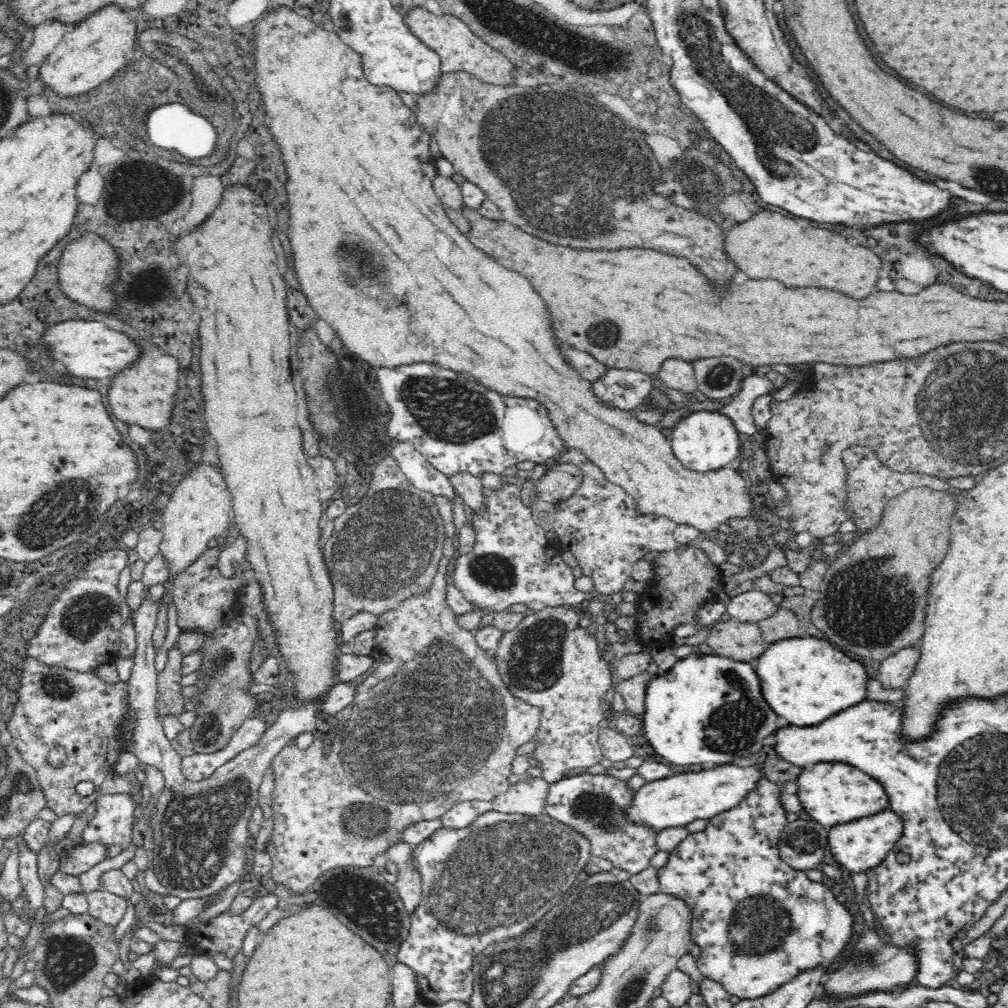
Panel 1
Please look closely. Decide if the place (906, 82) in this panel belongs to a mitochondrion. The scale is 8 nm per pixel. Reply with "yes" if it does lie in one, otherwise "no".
no

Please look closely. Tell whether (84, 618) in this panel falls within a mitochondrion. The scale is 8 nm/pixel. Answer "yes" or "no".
yes

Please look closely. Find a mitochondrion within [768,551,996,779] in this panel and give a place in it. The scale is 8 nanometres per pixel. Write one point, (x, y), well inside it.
(870, 609)

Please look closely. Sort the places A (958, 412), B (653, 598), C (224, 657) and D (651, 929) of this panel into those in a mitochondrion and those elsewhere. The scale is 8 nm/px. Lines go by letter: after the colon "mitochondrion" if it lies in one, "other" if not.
A: mitochondrion
B: other
C: mitochondrion
D: mitochondrion

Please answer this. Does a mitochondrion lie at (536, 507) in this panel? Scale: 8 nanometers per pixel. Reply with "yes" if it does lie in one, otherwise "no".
no

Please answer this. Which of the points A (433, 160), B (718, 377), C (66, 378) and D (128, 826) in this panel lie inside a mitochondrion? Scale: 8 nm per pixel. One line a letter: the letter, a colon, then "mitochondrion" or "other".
A: other
B: mitochondrion
C: other
D: other

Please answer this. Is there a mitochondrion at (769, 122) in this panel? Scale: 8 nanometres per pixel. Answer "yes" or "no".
yes

